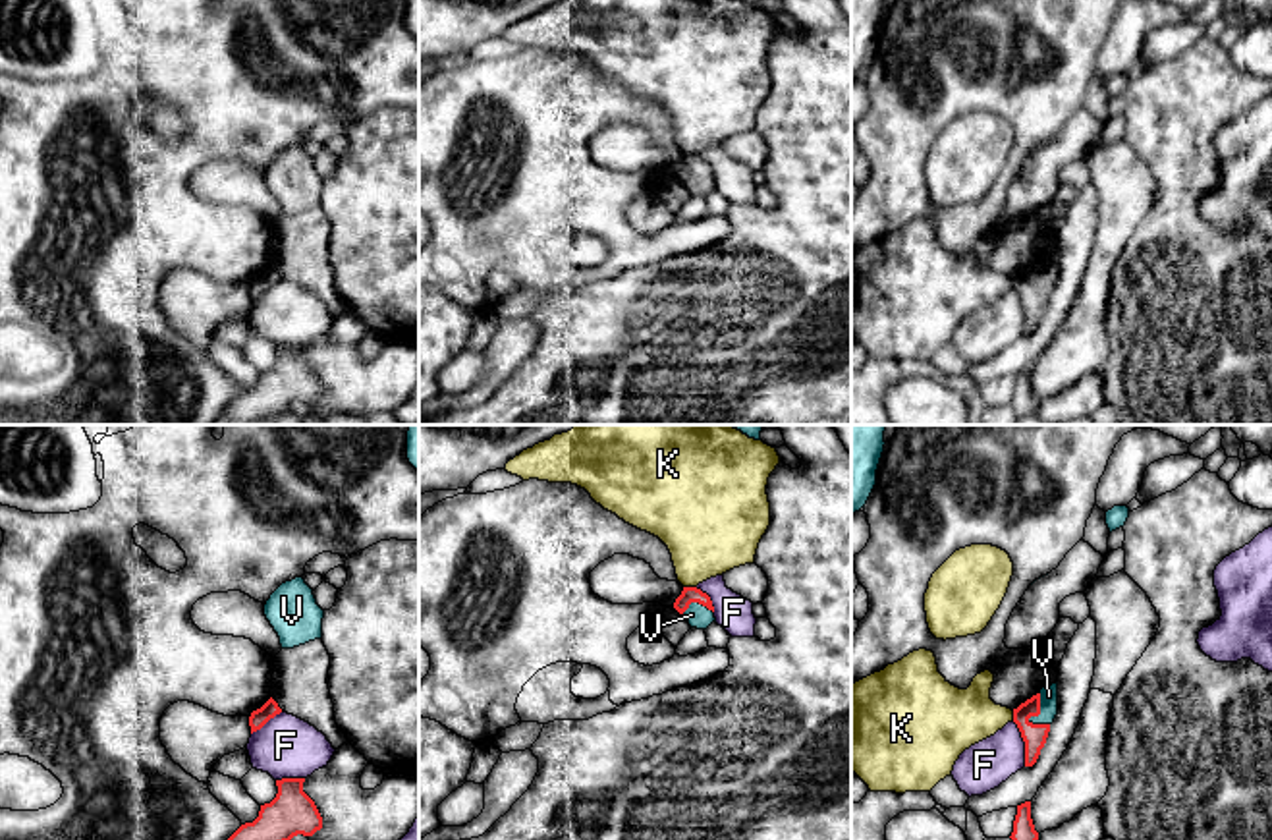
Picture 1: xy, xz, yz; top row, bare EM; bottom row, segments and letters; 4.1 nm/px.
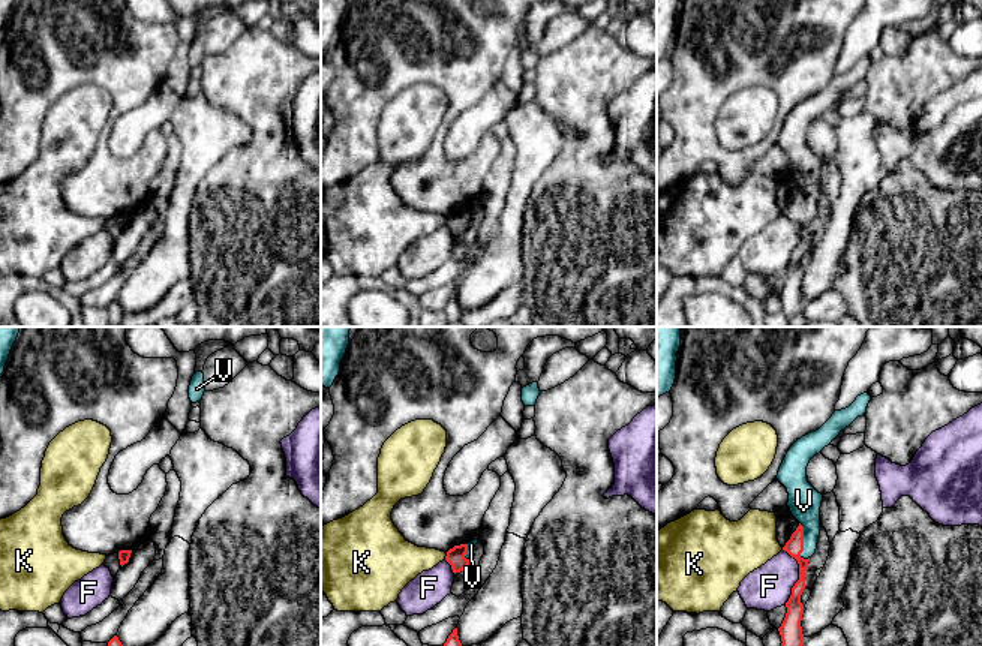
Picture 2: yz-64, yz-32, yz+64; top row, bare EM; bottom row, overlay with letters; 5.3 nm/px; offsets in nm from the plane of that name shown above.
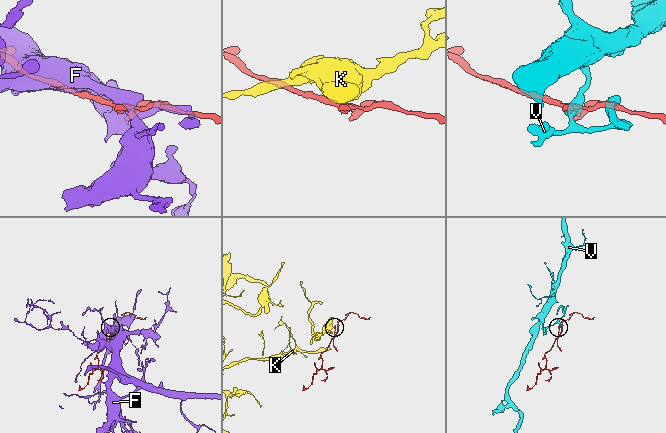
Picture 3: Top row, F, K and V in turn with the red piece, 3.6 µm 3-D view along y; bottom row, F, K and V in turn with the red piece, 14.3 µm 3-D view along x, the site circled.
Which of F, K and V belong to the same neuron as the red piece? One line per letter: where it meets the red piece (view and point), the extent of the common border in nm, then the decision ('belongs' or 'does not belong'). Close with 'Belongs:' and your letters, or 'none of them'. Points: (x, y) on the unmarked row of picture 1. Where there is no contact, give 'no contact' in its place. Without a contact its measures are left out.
F: yz (1025, 311) | 200 nm | does not belong
K: xz (690, 155) | 60 nm | does not belong
V: yz (1039, 279) | 140 nm | belongs
Belongs: V

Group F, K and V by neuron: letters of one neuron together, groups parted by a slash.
F / K / V

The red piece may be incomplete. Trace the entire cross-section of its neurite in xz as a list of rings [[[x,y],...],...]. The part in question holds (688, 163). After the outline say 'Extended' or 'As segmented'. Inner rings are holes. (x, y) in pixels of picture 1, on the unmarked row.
[[[683,154],[674,176],[697,197],[706,197],[716,189],[710,164],[697,154]]]. Extended

